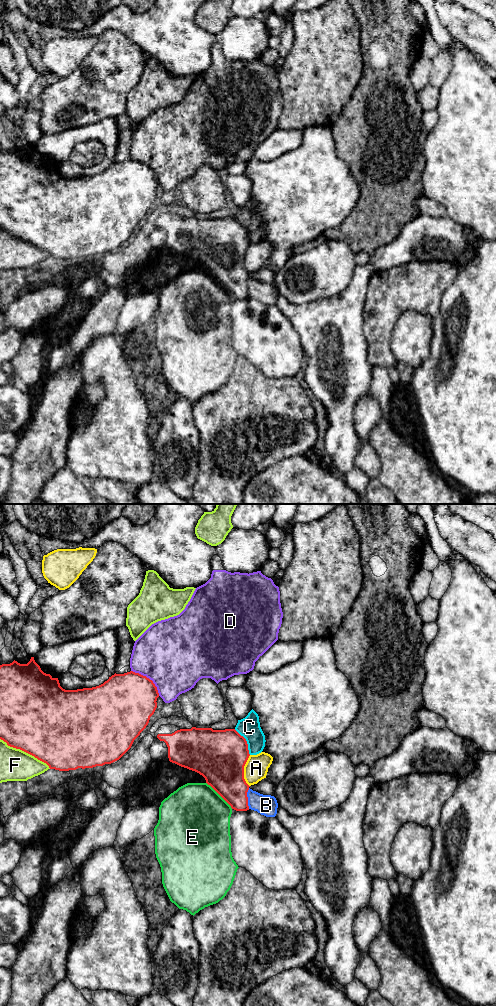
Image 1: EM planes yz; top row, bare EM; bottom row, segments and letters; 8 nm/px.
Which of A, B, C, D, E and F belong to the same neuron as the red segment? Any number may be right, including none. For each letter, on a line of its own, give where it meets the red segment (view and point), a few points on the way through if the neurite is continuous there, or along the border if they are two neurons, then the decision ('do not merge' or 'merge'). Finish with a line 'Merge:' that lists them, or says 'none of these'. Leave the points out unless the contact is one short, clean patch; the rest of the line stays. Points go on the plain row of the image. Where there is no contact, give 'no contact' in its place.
A: yz (243, 259) | do not merge
B: yz (247, 286) | do not merge
C: yz (246, 229) | do not merge
D: yz (148, 166) | along yz (131, 158), (148, 165), (156, 175), (159, 183) | do not merge
E: yz (219, 282) | do not merge
F: yz (25, 239) | do not merge
Merge: none of these

